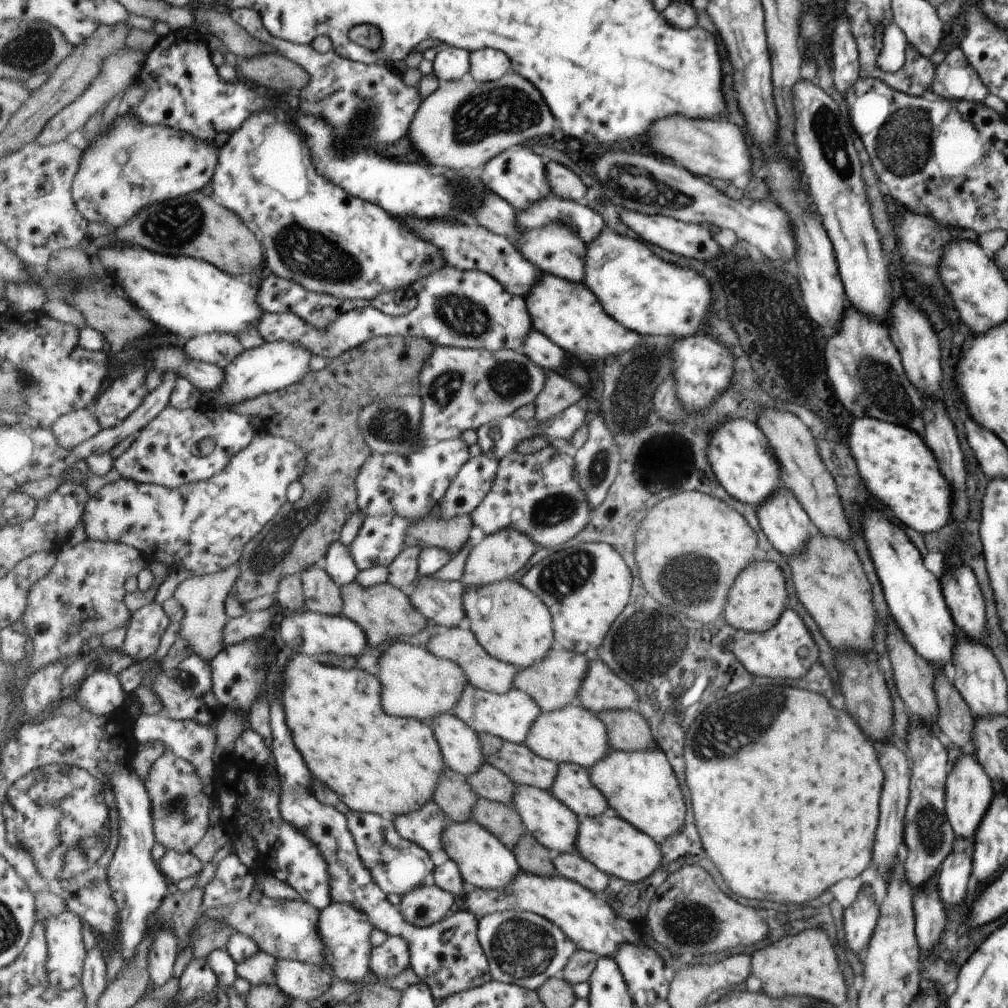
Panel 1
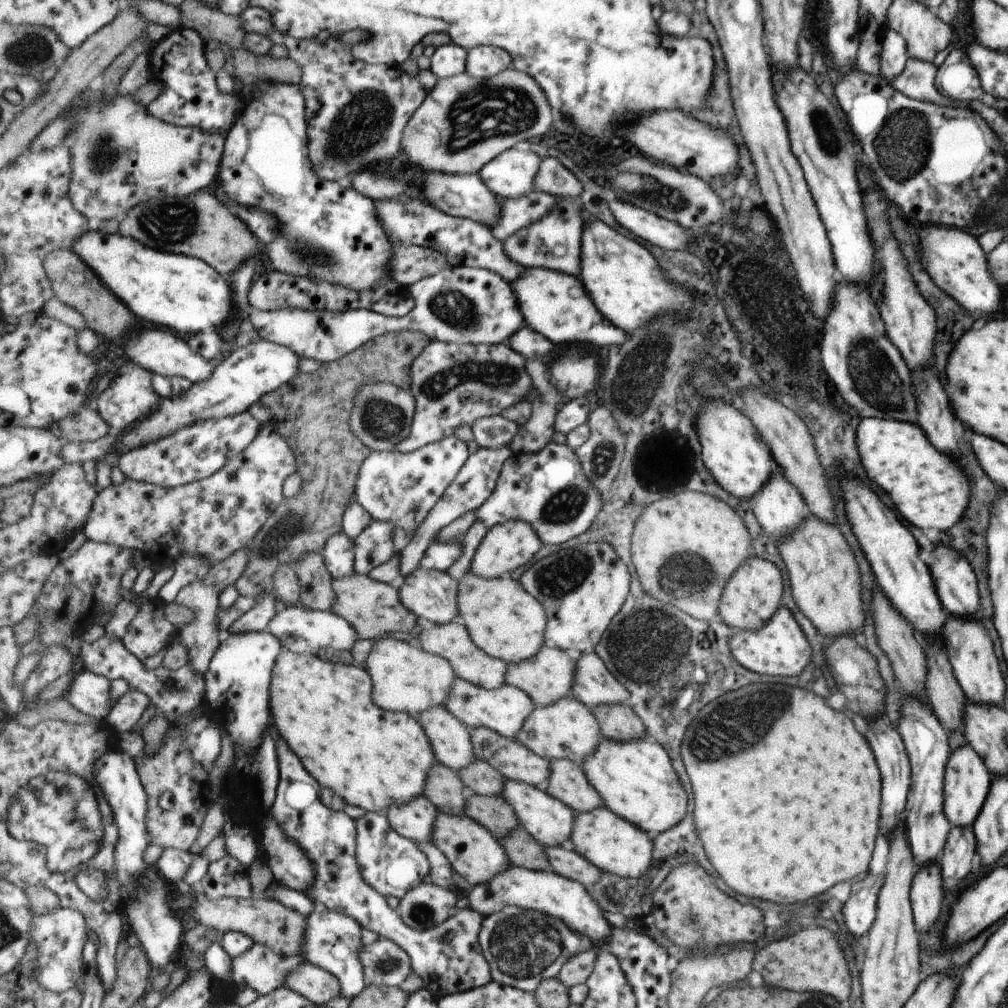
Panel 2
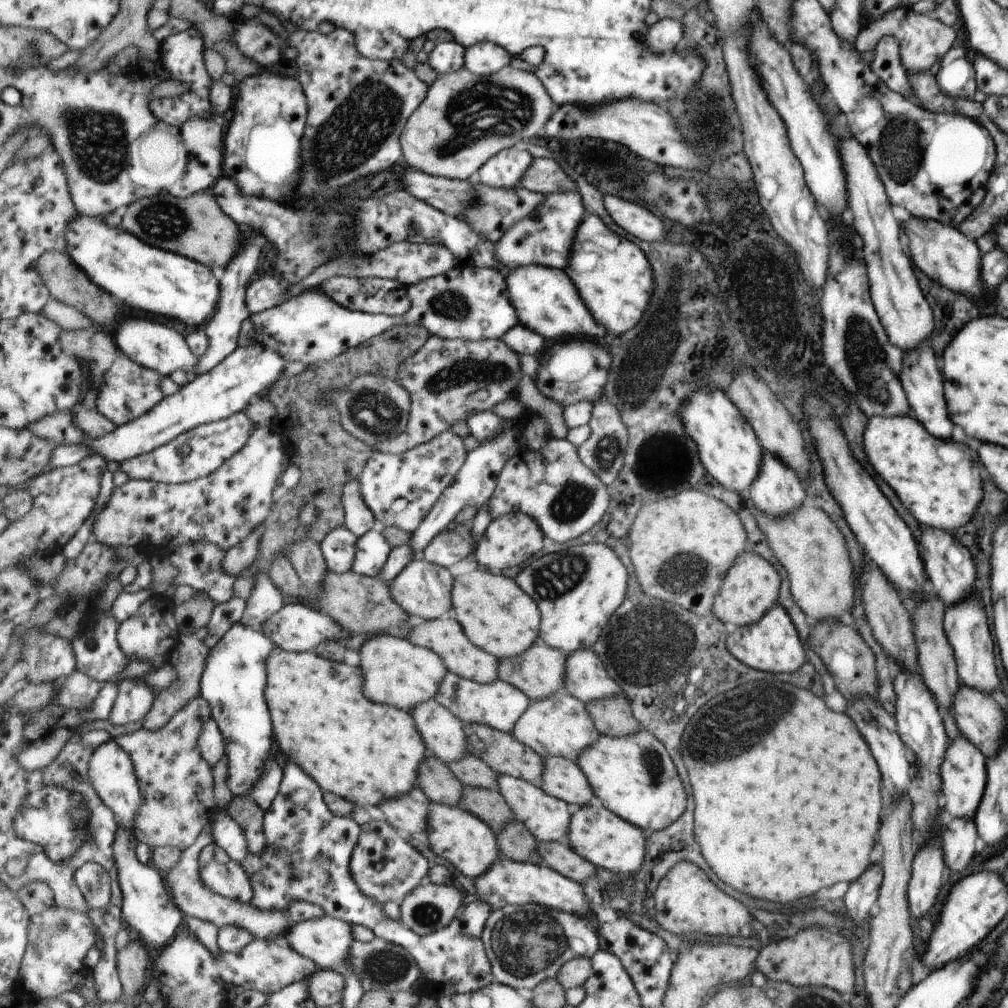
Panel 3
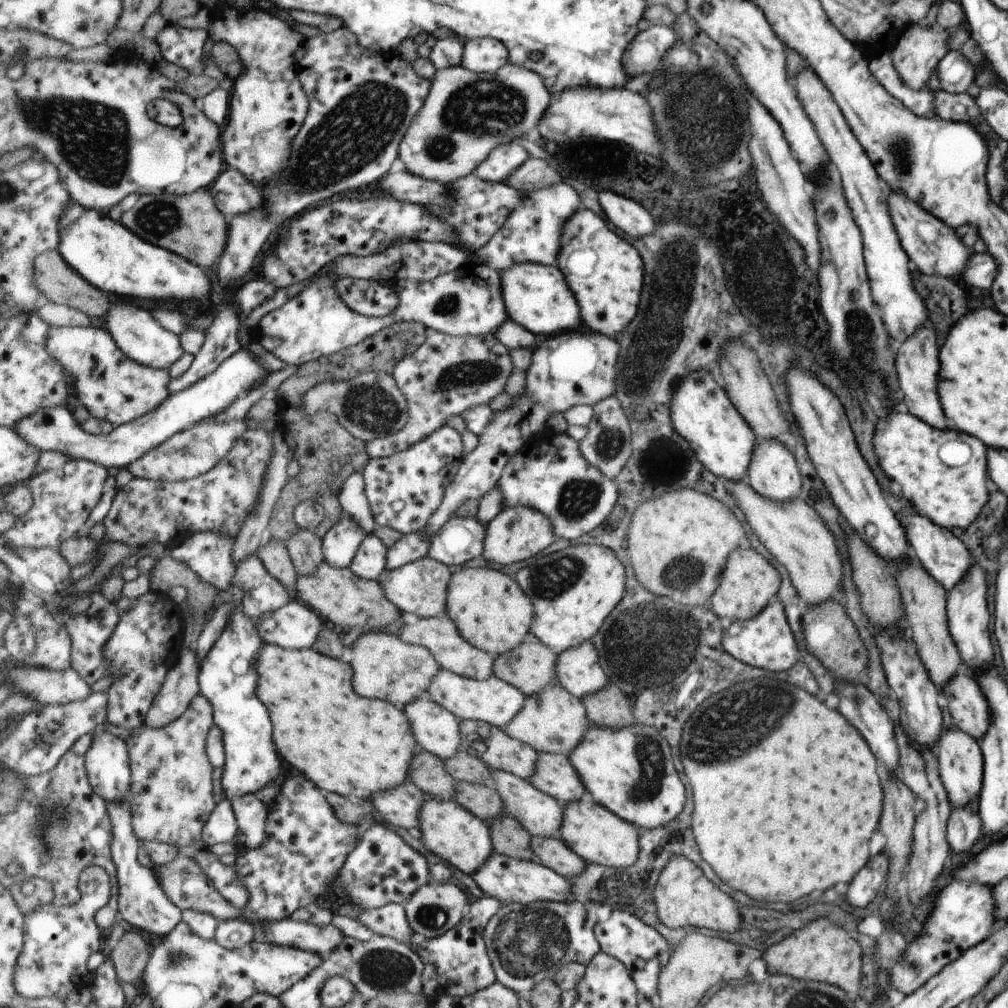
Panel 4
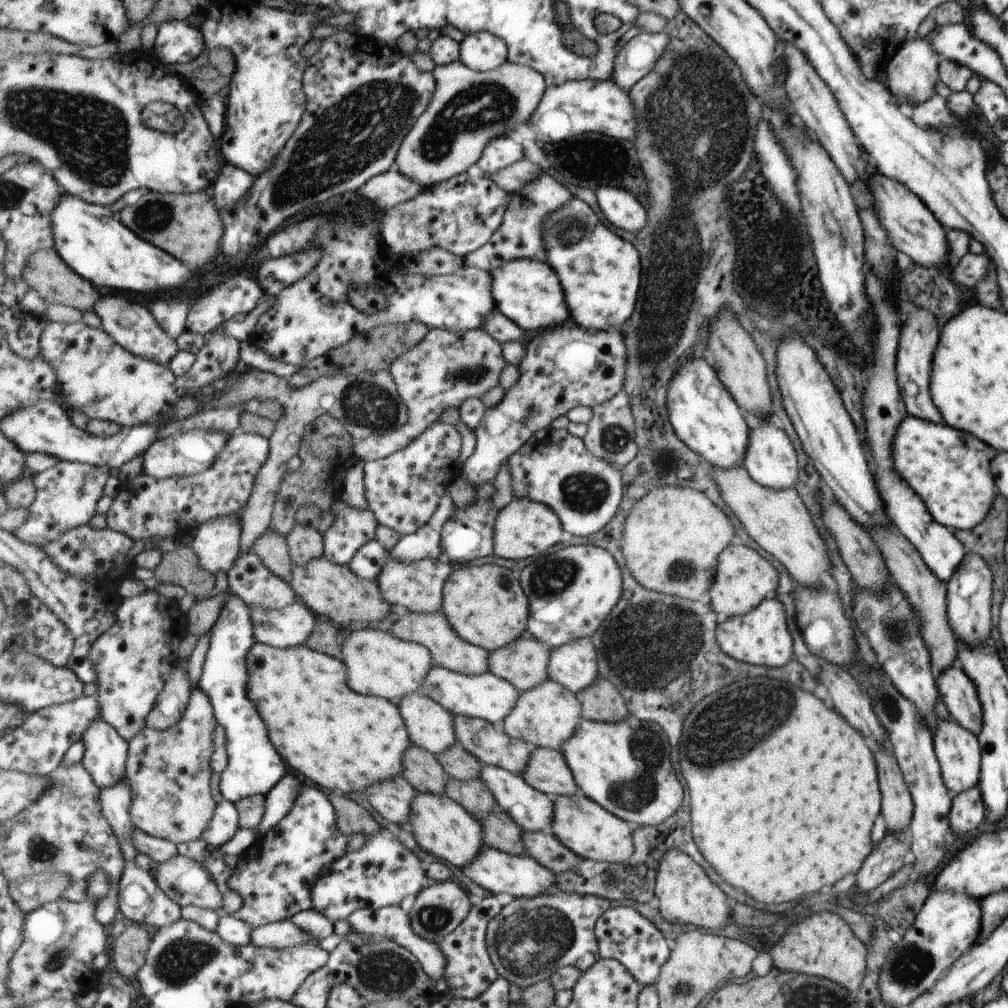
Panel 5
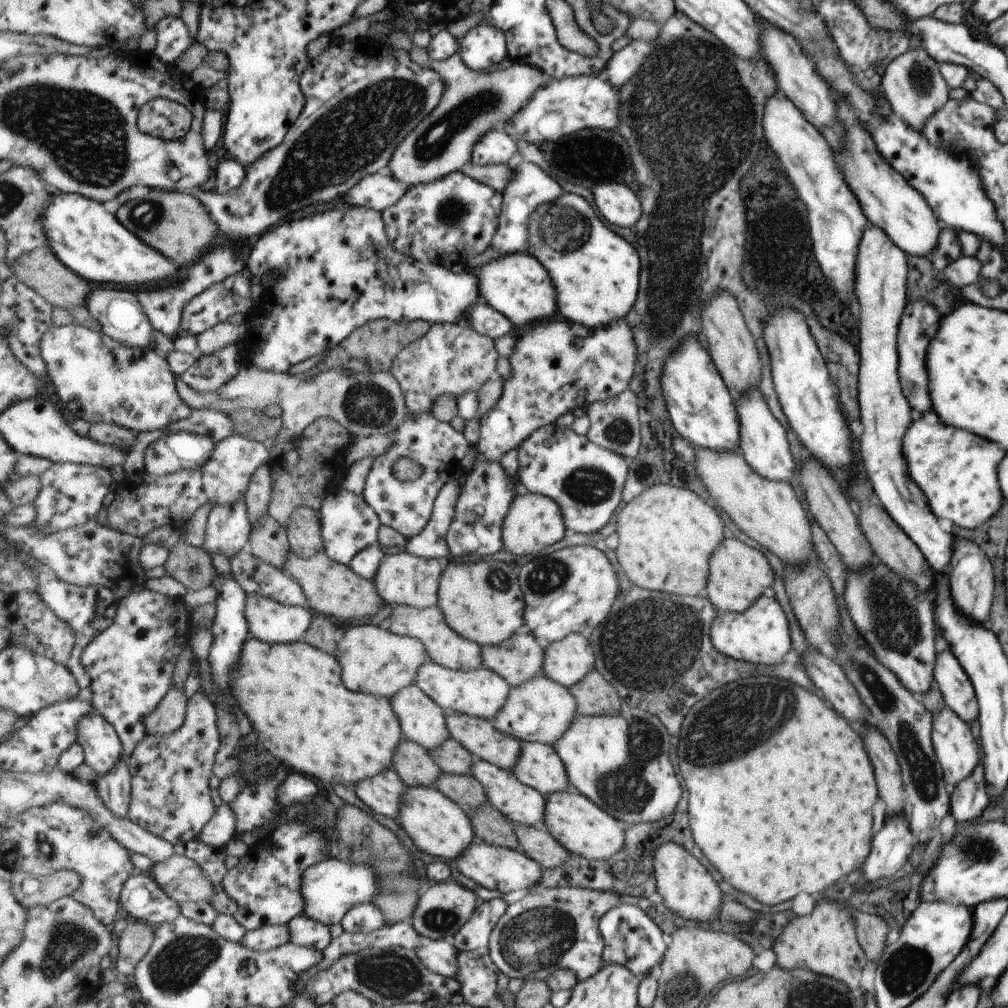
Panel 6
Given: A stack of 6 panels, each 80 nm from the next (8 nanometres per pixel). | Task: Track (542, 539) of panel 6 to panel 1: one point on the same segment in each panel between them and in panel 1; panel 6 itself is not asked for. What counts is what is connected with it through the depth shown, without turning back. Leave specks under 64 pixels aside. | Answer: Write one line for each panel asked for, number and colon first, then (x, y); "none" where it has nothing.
1: (499, 556)
2: (506, 547)
3: (509, 541)
4: (518, 533)
5: (525, 528)

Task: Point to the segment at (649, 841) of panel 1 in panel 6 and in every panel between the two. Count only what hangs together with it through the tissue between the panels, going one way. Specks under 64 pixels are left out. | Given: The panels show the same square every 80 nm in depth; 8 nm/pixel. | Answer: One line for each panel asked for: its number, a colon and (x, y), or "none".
2: (614, 845)
3: (599, 835)
4: (598, 835)
5: (588, 829)
6: (585, 829)

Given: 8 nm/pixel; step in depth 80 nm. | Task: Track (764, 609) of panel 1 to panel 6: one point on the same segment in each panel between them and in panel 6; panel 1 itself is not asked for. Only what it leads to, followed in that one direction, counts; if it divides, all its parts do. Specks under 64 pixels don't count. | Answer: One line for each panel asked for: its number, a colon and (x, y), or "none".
2: (751, 599)
3: (751, 587)
4: (748, 582)
5: (744, 578)
6: (741, 572)

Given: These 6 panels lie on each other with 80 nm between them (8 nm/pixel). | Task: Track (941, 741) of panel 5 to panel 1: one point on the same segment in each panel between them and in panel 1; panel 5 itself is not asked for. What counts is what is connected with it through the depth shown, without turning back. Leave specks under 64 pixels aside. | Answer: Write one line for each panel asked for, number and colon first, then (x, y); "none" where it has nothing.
1: (968, 791)
2: (967, 781)
3: (963, 771)
4: (960, 757)

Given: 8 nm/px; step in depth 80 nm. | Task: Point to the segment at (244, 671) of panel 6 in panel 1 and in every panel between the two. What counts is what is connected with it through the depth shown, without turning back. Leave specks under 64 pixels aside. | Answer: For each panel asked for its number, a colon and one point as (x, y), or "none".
1: (381, 764)
2: (374, 759)
3: (368, 753)
4: (350, 745)
5: (347, 741)

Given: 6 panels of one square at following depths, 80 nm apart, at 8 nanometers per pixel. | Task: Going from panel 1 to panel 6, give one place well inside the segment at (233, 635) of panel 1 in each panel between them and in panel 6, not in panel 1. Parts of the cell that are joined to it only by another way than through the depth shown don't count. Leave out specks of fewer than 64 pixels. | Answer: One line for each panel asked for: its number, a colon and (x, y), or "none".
2: (257, 620)
3: (266, 600)
4: (264, 594)
5: (250, 578)
6: (255, 575)

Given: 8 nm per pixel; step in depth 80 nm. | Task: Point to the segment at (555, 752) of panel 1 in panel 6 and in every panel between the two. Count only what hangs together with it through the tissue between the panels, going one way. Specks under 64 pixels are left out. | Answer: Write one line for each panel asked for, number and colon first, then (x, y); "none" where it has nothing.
2: (568, 729)
3: (561, 726)
4: (554, 721)
5: (548, 716)
6: (541, 710)

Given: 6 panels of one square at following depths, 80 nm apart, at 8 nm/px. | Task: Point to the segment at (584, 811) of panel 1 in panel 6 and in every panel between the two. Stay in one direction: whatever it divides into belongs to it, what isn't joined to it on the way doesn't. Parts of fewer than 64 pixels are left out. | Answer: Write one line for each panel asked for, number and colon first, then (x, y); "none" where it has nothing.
2: (569, 783)
3: (564, 779)
4: (555, 775)
5: (548, 771)
6: (539, 766)

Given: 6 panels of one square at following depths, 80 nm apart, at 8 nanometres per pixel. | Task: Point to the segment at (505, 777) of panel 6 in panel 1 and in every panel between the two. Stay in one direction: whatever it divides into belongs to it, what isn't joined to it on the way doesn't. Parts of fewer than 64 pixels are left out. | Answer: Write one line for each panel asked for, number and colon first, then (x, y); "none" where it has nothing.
1: (554, 824)
2: (551, 821)
3: (548, 818)
4: (542, 815)
5: (533, 810)

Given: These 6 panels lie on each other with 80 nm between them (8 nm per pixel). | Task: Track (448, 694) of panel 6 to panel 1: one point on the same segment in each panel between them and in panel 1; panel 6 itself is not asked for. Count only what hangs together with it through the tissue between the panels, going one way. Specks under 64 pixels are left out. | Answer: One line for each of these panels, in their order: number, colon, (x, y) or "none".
1: (510, 715)
2: (504, 710)
3: (501, 705)
4: (494, 701)
5: (487, 696)

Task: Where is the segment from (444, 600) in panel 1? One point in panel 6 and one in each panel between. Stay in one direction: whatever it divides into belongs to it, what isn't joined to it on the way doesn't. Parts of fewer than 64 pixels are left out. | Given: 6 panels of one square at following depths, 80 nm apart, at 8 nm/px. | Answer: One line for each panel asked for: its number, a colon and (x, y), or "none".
2: (430, 594)
3: (423, 589)
4: (421, 587)
5: (418, 585)
6: (403, 578)

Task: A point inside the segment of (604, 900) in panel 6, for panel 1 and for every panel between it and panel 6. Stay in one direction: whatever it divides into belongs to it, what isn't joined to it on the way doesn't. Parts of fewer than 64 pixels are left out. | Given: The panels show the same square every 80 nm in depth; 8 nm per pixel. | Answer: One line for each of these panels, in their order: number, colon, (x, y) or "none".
1: (524, 948)
2: (523, 948)
3: (526, 945)
4: (529, 943)
5: (532, 938)

